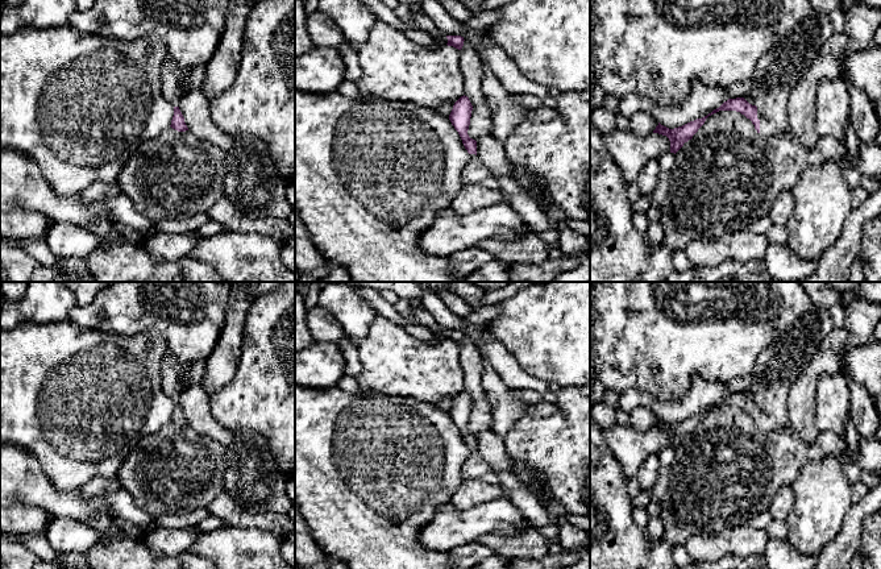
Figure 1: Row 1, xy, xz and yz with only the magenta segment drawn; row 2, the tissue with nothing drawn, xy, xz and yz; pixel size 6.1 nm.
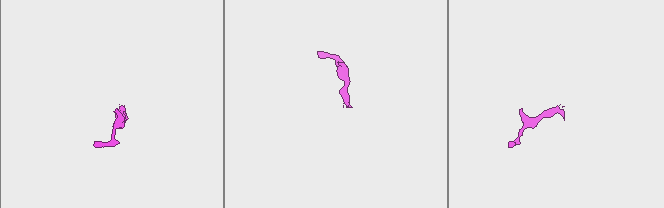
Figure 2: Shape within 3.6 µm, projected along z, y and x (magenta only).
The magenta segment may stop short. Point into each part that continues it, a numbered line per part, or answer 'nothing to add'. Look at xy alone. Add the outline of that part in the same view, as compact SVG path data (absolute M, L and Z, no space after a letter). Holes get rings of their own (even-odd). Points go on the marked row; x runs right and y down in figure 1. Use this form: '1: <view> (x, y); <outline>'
1: xy (171, 77); M174 65L163 66L159 72L162 94L173 107L179 107L182 97L187 92L183 79L188 72Z

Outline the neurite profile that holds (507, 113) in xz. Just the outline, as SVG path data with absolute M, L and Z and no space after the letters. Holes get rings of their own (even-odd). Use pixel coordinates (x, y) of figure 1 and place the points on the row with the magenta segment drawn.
M483 74L482 92L485 101L493 108L491 136L504 144L531 112L518 104L519 95L510 94L494 74Z

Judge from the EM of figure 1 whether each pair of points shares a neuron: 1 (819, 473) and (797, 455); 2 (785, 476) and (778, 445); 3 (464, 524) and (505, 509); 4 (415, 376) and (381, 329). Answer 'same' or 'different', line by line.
1: different
2: same
3: same
4: same

